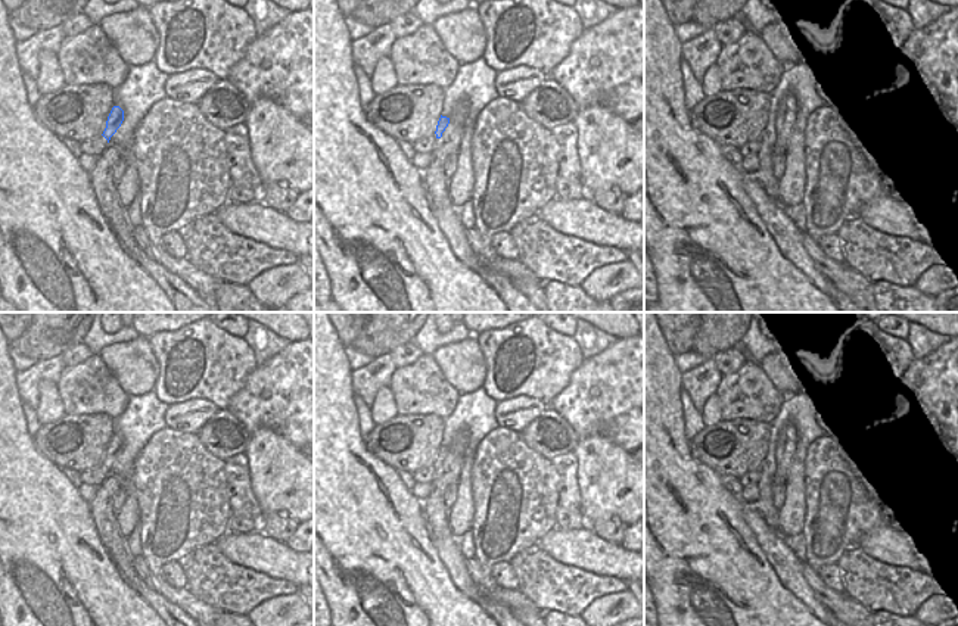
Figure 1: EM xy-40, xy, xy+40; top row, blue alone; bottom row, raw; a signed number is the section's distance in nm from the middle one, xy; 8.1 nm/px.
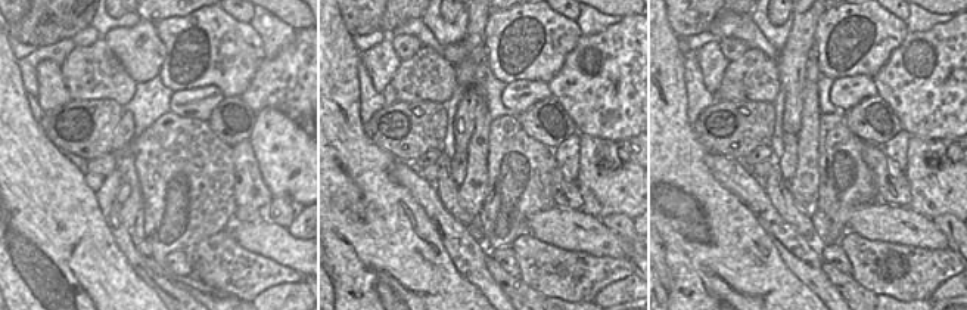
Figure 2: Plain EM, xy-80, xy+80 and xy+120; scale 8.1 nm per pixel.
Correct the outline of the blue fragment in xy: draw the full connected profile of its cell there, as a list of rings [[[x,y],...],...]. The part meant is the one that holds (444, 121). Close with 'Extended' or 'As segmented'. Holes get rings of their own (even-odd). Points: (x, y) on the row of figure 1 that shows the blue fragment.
[[[441,115],[441,118],[438,121],[438,125],[436,125],[436,131],[433,134],[433,150],[432,150],[432,155],[439,147],[442,147],[445,144],[445,141],[444,141],[444,131],[448,127],[448,124],[450,124],[450,118]]]. Extended

